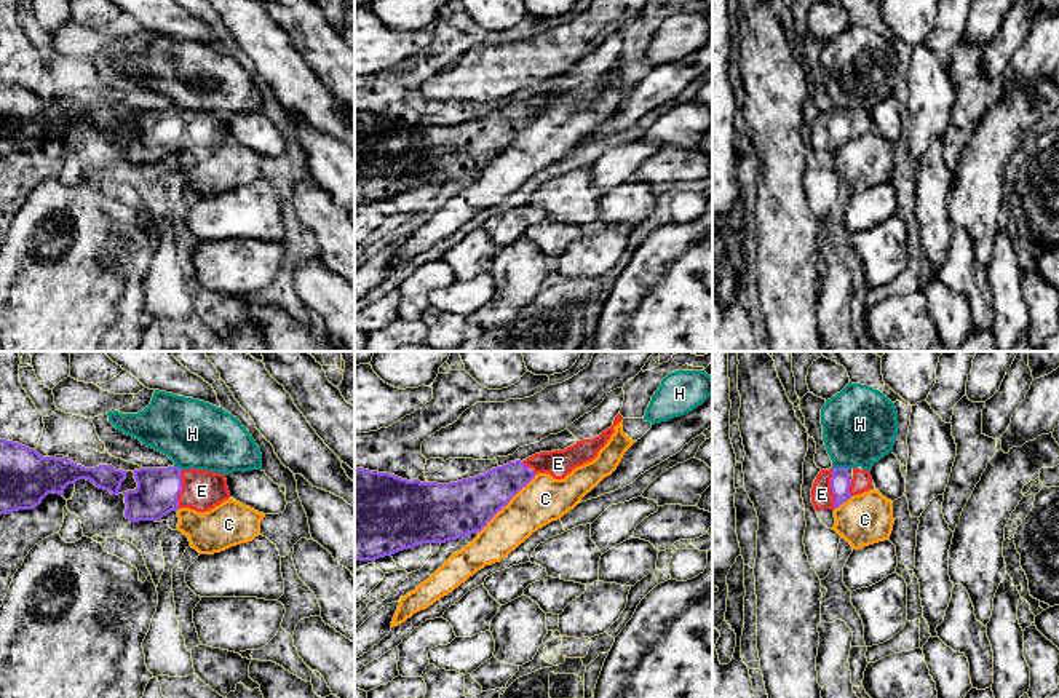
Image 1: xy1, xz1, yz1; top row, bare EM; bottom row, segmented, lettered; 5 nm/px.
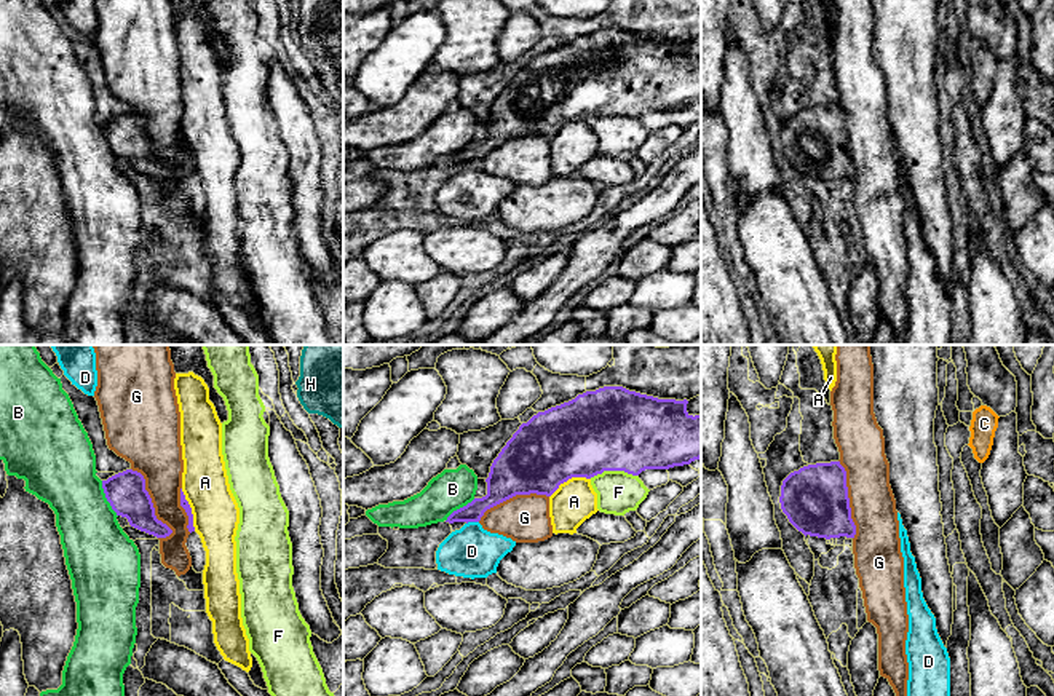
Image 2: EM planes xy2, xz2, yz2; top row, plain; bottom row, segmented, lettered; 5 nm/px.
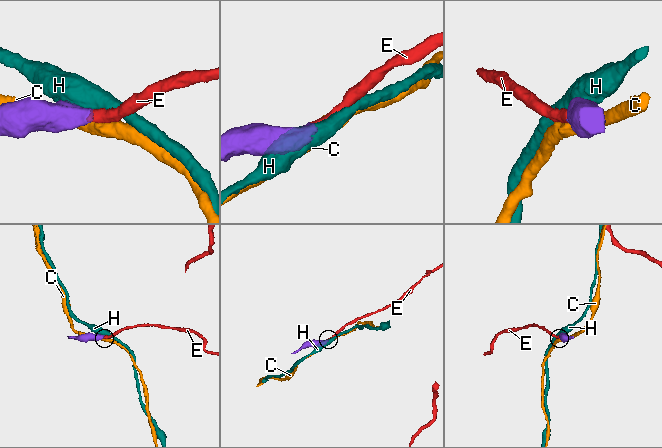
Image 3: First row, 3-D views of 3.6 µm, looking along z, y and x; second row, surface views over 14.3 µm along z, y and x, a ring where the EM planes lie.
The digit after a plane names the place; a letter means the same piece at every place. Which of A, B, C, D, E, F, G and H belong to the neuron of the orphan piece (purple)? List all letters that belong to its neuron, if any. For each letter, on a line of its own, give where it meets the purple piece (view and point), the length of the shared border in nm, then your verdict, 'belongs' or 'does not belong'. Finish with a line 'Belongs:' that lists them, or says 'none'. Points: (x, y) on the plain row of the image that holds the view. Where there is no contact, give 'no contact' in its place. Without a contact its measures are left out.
A: contact xy2 (190, 152); length 220 nm; does not belong
B: contact xy2 (106, 139); length 200 nm; does not belong
C: contact xz1 (507, 146); length 420 nm; does not belong
D: contact xz2 (471, 163); length 70 nm; does not belong
E: contact yz1 (831, 130); length 200 nm; belongs
F: contact xz2 (614, 112); length 240 nm; does not belong
G: contact xy2 (150, 144); length 400 nm; does not belong
H: contact yz1 (840, 111); length 90 nm; does not belong
Belongs: E

